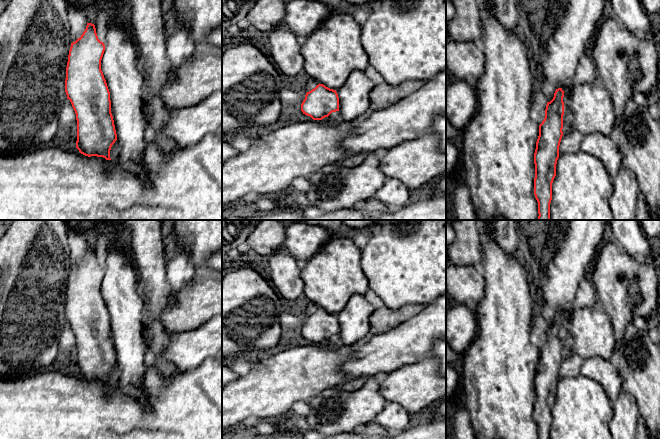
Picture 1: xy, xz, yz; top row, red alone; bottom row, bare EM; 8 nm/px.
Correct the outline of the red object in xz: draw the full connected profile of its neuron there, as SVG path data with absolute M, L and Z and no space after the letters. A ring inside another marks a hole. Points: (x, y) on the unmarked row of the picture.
M318 308L306 317L301 328L301 335L313 344L322 344L332 336L339 335L339 321L336 314Z

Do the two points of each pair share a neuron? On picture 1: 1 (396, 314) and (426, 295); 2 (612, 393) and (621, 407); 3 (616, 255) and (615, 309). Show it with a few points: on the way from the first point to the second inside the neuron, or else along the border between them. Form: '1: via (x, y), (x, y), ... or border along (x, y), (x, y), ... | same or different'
1: border along (426, 304), (406, 304), (397, 308), (388, 308) | different
2: border along (622, 390), (613, 402) | different
3: via (615, 268), (615, 296) | same

